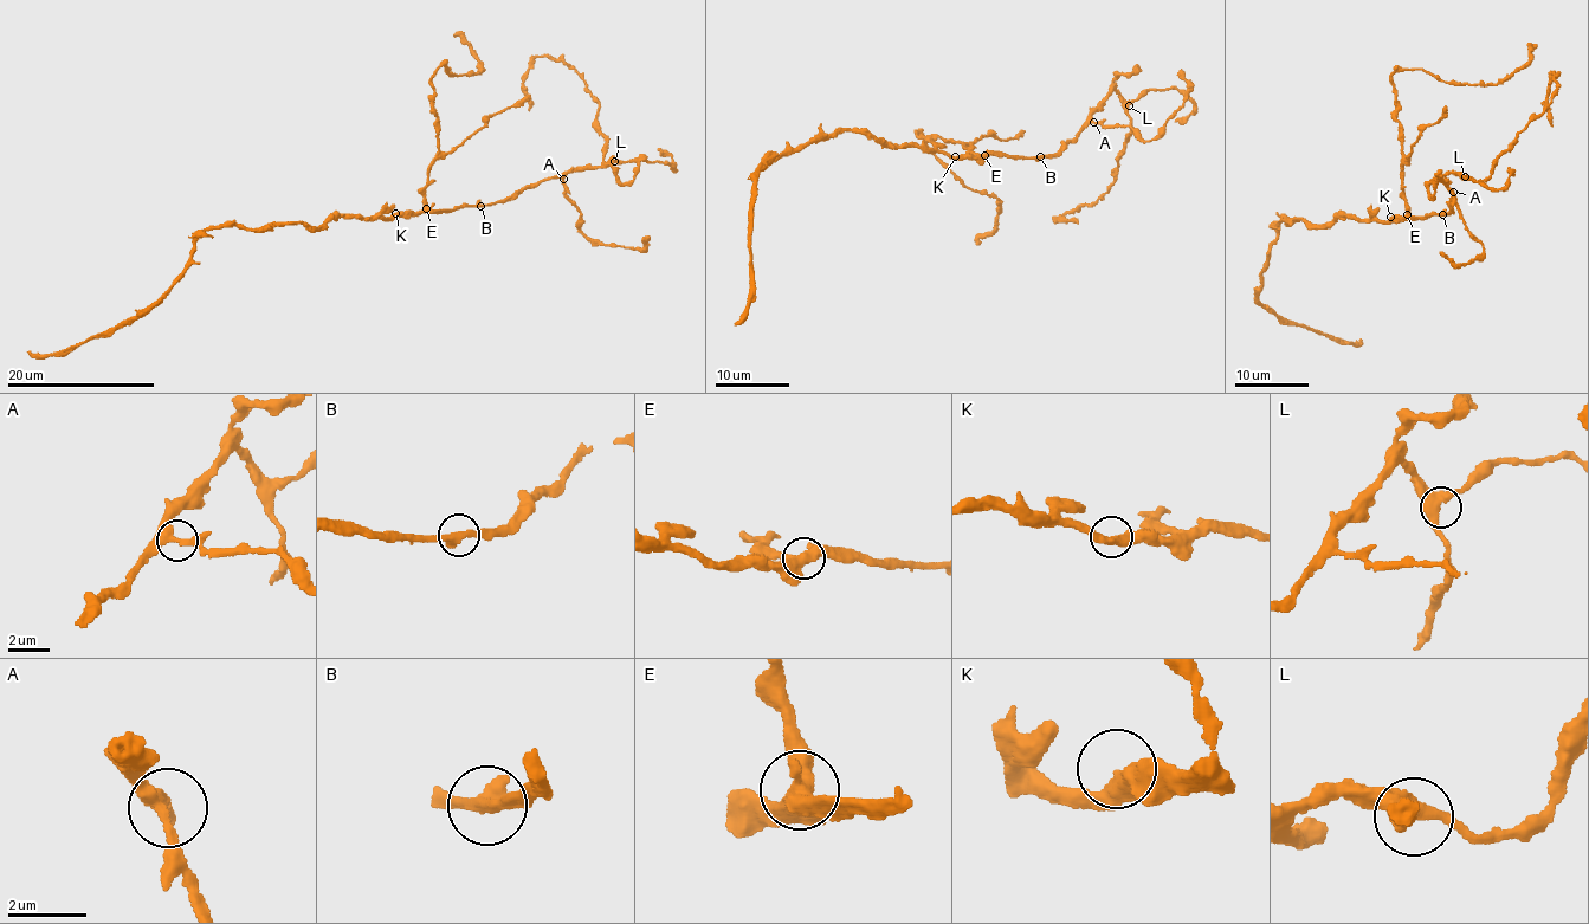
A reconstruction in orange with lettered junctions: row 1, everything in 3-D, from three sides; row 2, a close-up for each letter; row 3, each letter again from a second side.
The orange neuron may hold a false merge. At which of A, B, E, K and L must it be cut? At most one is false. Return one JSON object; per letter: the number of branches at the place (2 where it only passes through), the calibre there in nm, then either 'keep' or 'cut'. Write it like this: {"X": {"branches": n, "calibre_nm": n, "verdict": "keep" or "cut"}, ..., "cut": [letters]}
{"A": {"branches": 3, "calibre_nm": 280, "verdict": "keep"}, "B": {"branches": 2, "calibre_nm": 360, "verdict": "keep"}, "E": {"branches": 4, "calibre_nm": 500, "verdict": "keep"}, "K": {"branches": 2, "calibre_nm": 460, "verdict": "keep"}, "L": {"branches": 3, "calibre_nm": 440, "verdict": "keep"}, "cut": []}

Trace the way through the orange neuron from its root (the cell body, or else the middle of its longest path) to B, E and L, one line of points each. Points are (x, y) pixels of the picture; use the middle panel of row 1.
B: (957, 156), (1039, 156)
E: (957, 156), (983, 155)
L: (957, 156), (1060, 154), (1071, 140), (1077, 140), (1115, 90), (1129, 105)

